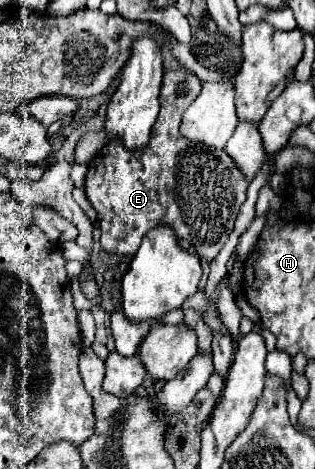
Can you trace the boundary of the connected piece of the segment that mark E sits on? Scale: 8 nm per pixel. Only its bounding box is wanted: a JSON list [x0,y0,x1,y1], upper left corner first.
[85,70,247,262]

